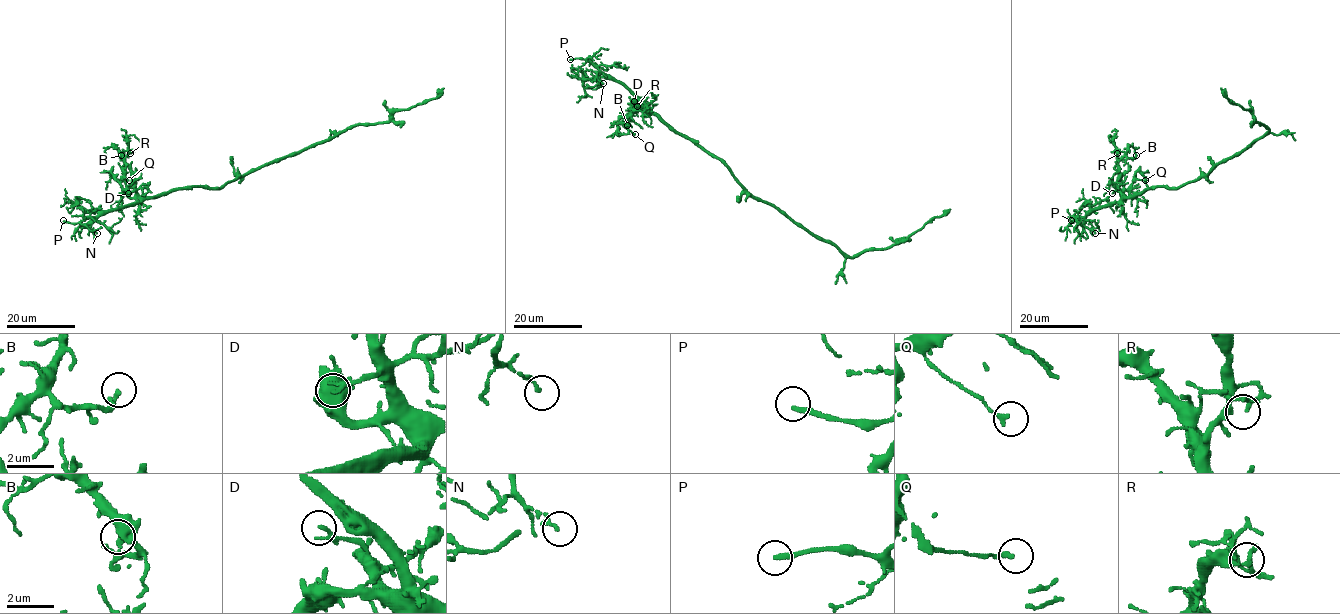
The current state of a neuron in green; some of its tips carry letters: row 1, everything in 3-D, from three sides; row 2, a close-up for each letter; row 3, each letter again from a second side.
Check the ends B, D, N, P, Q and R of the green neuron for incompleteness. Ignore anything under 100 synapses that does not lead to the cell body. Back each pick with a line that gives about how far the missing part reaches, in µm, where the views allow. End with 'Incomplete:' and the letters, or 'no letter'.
P: missing 30 µm
Incomplete: P

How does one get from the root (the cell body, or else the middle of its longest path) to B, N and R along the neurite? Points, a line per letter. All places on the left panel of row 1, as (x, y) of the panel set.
B: (246, 172), (219, 188), (183, 187), (153, 196), (141, 196), (133, 186), (131, 167), (121, 155)
N: (246, 172), (219, 188), (183, 187), (107, 210), (90, 226), (97, 233)
R: (246, 172), (219, 188), (183, 187), (141, 196), (125, 161), (130, 153)

